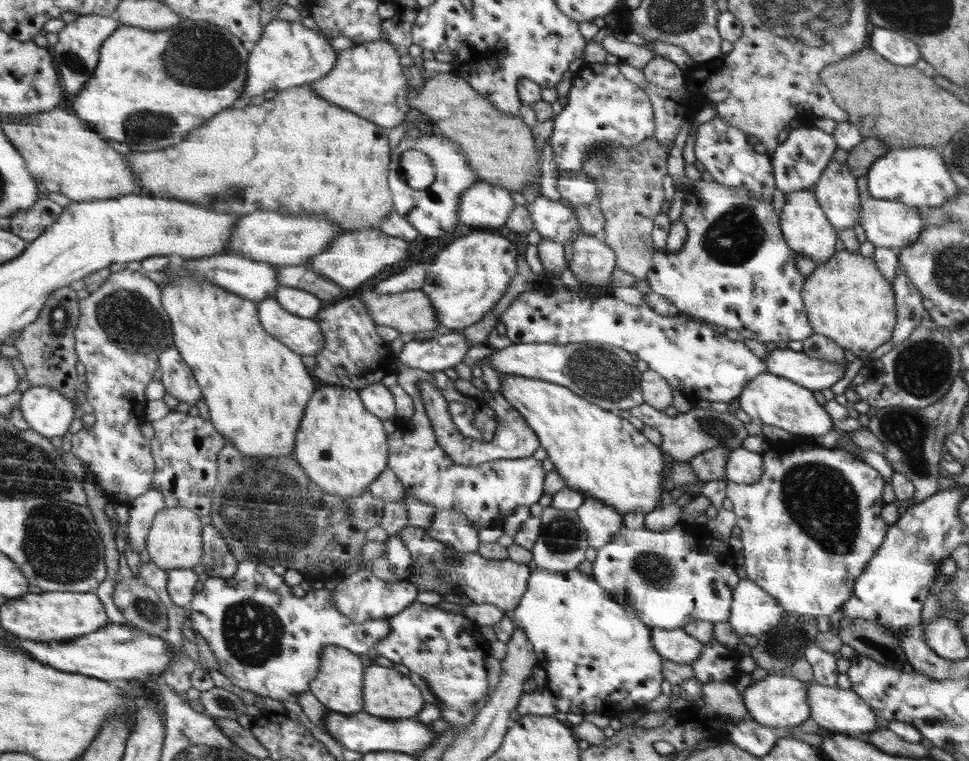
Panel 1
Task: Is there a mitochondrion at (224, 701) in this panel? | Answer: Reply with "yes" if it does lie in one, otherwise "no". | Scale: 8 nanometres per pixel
yes

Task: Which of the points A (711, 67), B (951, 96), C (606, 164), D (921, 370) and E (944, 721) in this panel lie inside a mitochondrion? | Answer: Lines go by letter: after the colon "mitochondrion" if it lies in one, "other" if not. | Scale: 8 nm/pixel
A: other
B: other
C: mitochondrion
D: mitochondrion
E: mitochondrion

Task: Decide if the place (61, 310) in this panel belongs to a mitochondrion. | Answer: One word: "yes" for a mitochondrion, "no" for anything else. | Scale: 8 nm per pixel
yes

